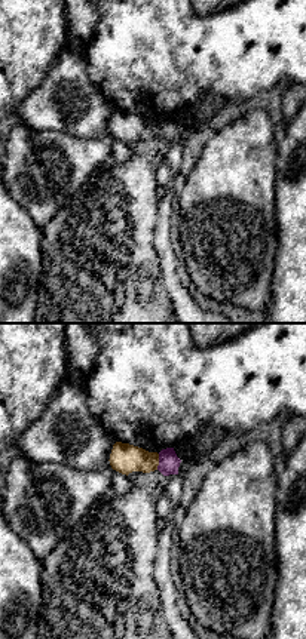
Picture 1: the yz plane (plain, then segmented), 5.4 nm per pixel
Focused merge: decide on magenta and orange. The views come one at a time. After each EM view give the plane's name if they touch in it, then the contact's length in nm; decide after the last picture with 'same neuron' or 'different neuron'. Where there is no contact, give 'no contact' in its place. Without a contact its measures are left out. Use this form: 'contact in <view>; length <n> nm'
contact in yz; length 90 nm

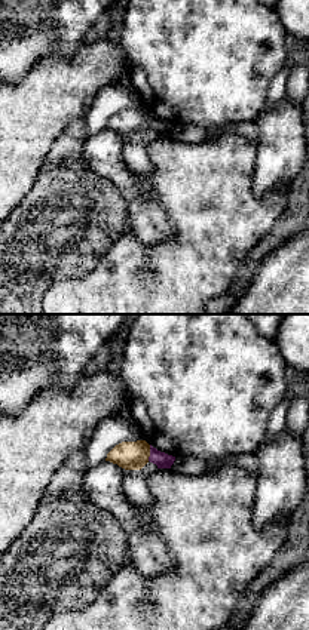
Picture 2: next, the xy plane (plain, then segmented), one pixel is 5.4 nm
contact in xy; length 90 nm

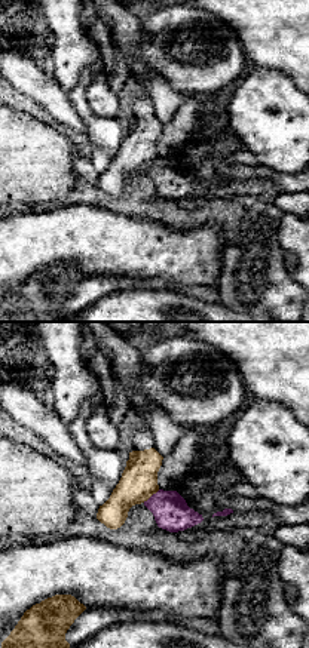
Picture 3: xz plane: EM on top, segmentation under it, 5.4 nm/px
contact in xz; length 120 nm

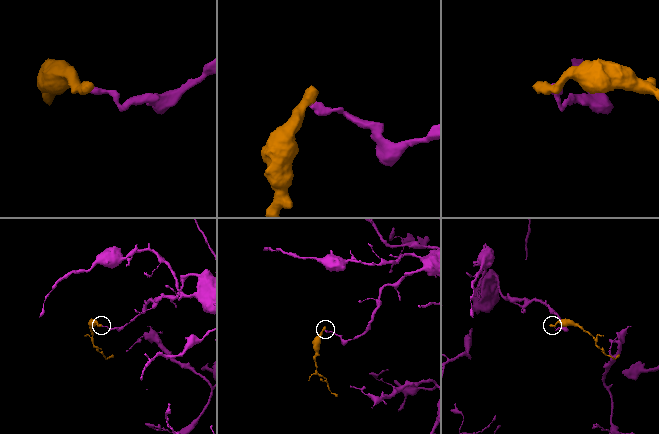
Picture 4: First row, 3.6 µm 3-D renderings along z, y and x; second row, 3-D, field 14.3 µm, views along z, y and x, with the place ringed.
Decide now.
different neuron

